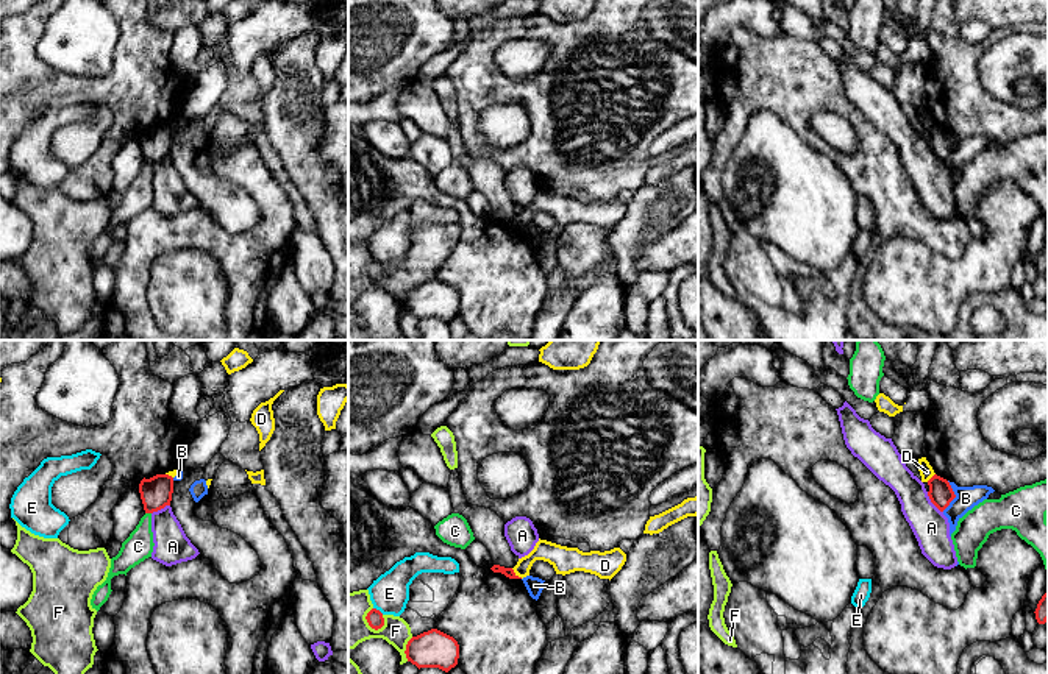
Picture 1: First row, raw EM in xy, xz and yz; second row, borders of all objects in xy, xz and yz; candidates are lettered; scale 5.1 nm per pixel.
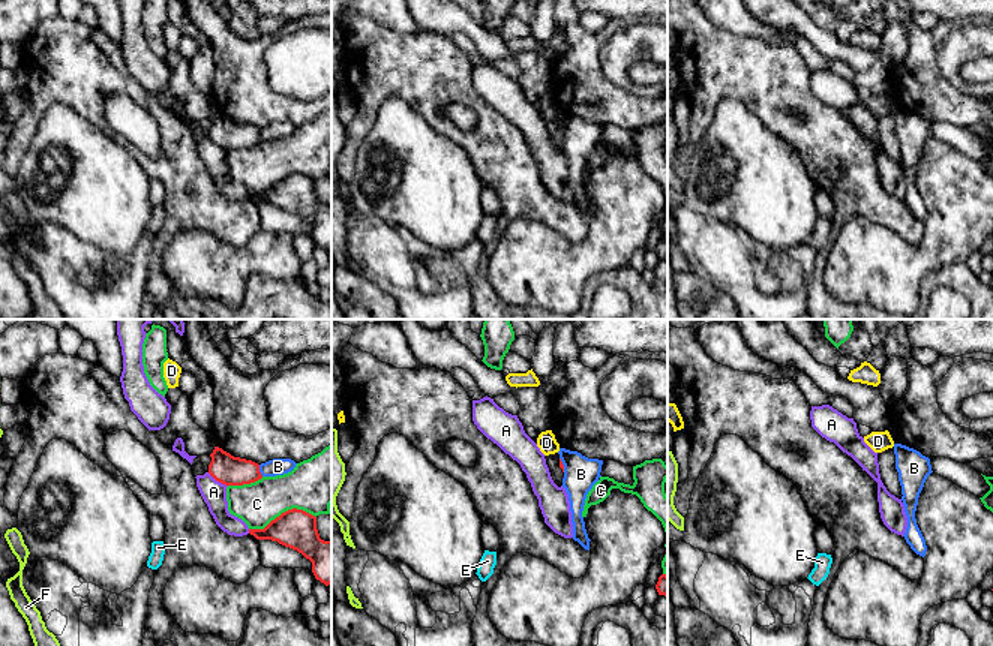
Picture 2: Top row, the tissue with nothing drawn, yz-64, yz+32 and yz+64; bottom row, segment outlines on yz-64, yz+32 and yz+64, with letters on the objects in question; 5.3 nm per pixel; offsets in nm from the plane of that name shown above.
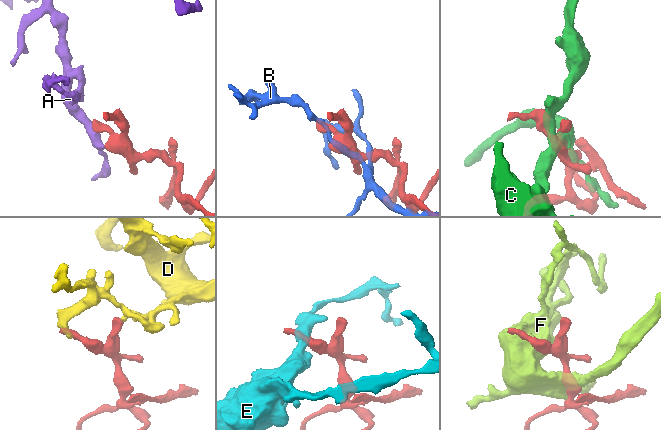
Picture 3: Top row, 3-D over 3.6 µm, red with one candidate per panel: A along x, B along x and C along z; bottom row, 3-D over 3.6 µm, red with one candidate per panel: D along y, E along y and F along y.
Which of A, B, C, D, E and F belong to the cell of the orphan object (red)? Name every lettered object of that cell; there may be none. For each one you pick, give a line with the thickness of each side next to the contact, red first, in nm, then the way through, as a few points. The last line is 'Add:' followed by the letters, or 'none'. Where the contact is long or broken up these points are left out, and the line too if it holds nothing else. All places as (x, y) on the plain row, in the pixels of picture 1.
A: Thickness 130 nm (red) against 190 nm
Add: A

